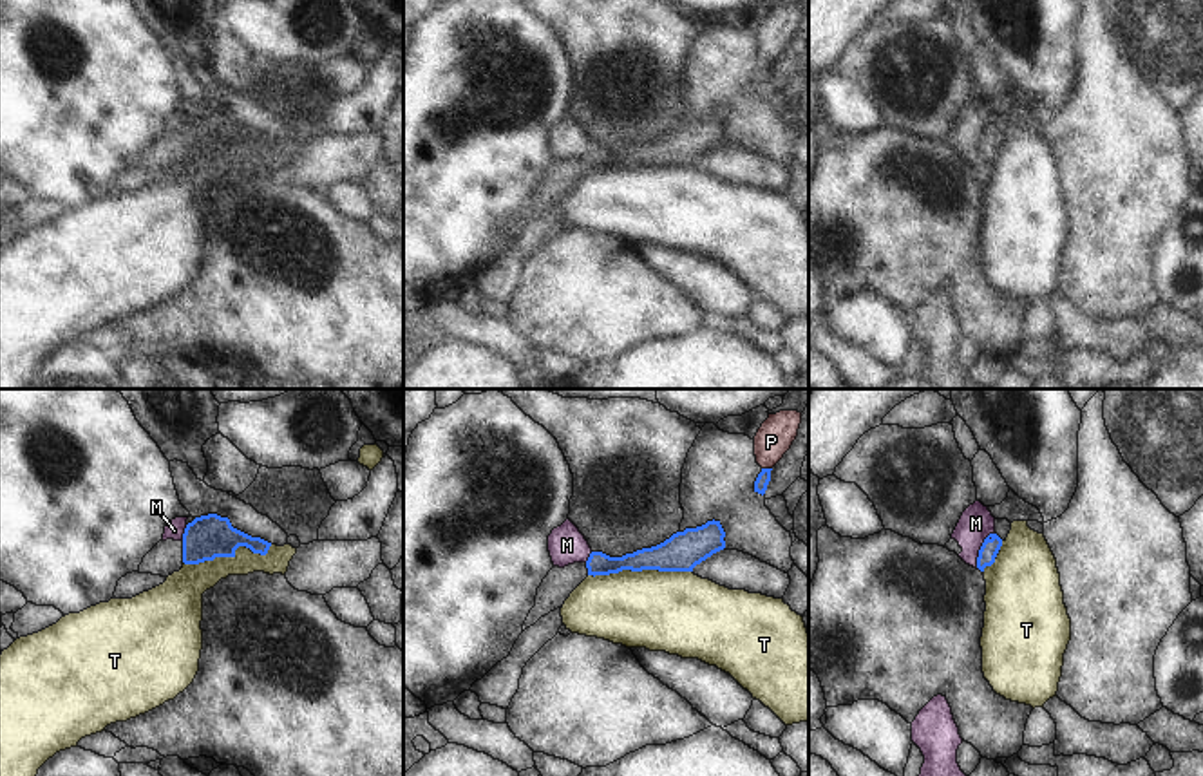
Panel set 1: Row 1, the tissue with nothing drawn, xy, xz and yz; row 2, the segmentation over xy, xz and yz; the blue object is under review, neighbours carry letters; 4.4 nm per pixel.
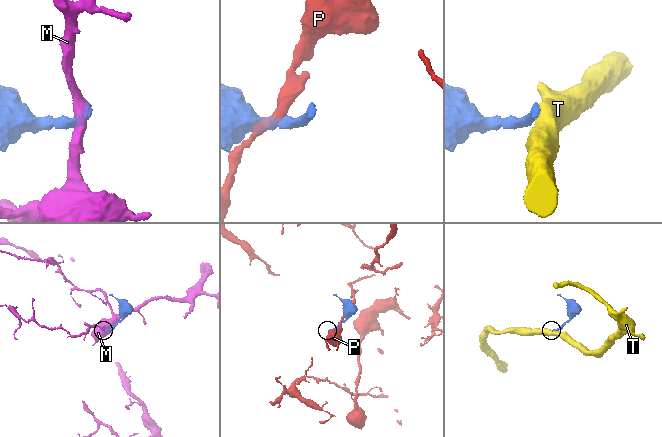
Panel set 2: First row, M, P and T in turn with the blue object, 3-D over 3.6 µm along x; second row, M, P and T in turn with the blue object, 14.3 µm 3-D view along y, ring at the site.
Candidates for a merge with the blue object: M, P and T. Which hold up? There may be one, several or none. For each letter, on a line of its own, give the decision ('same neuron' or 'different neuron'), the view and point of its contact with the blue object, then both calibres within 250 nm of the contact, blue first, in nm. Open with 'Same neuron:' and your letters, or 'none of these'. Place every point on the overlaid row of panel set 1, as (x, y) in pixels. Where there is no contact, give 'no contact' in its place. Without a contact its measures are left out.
Same neuron: none of these
M: different neuron; contact yz (979, 550); calibres 80 and 150 nm
P: different neuron; contact xz (767, 469); calibres 60 and 160 nm
T: different neuron; contact xz (639, 570); calibres 170 and 360 nm

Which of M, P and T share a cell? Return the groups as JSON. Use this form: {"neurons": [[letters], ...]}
{"neurons": [["M"], ["P"], ["T"]]}

